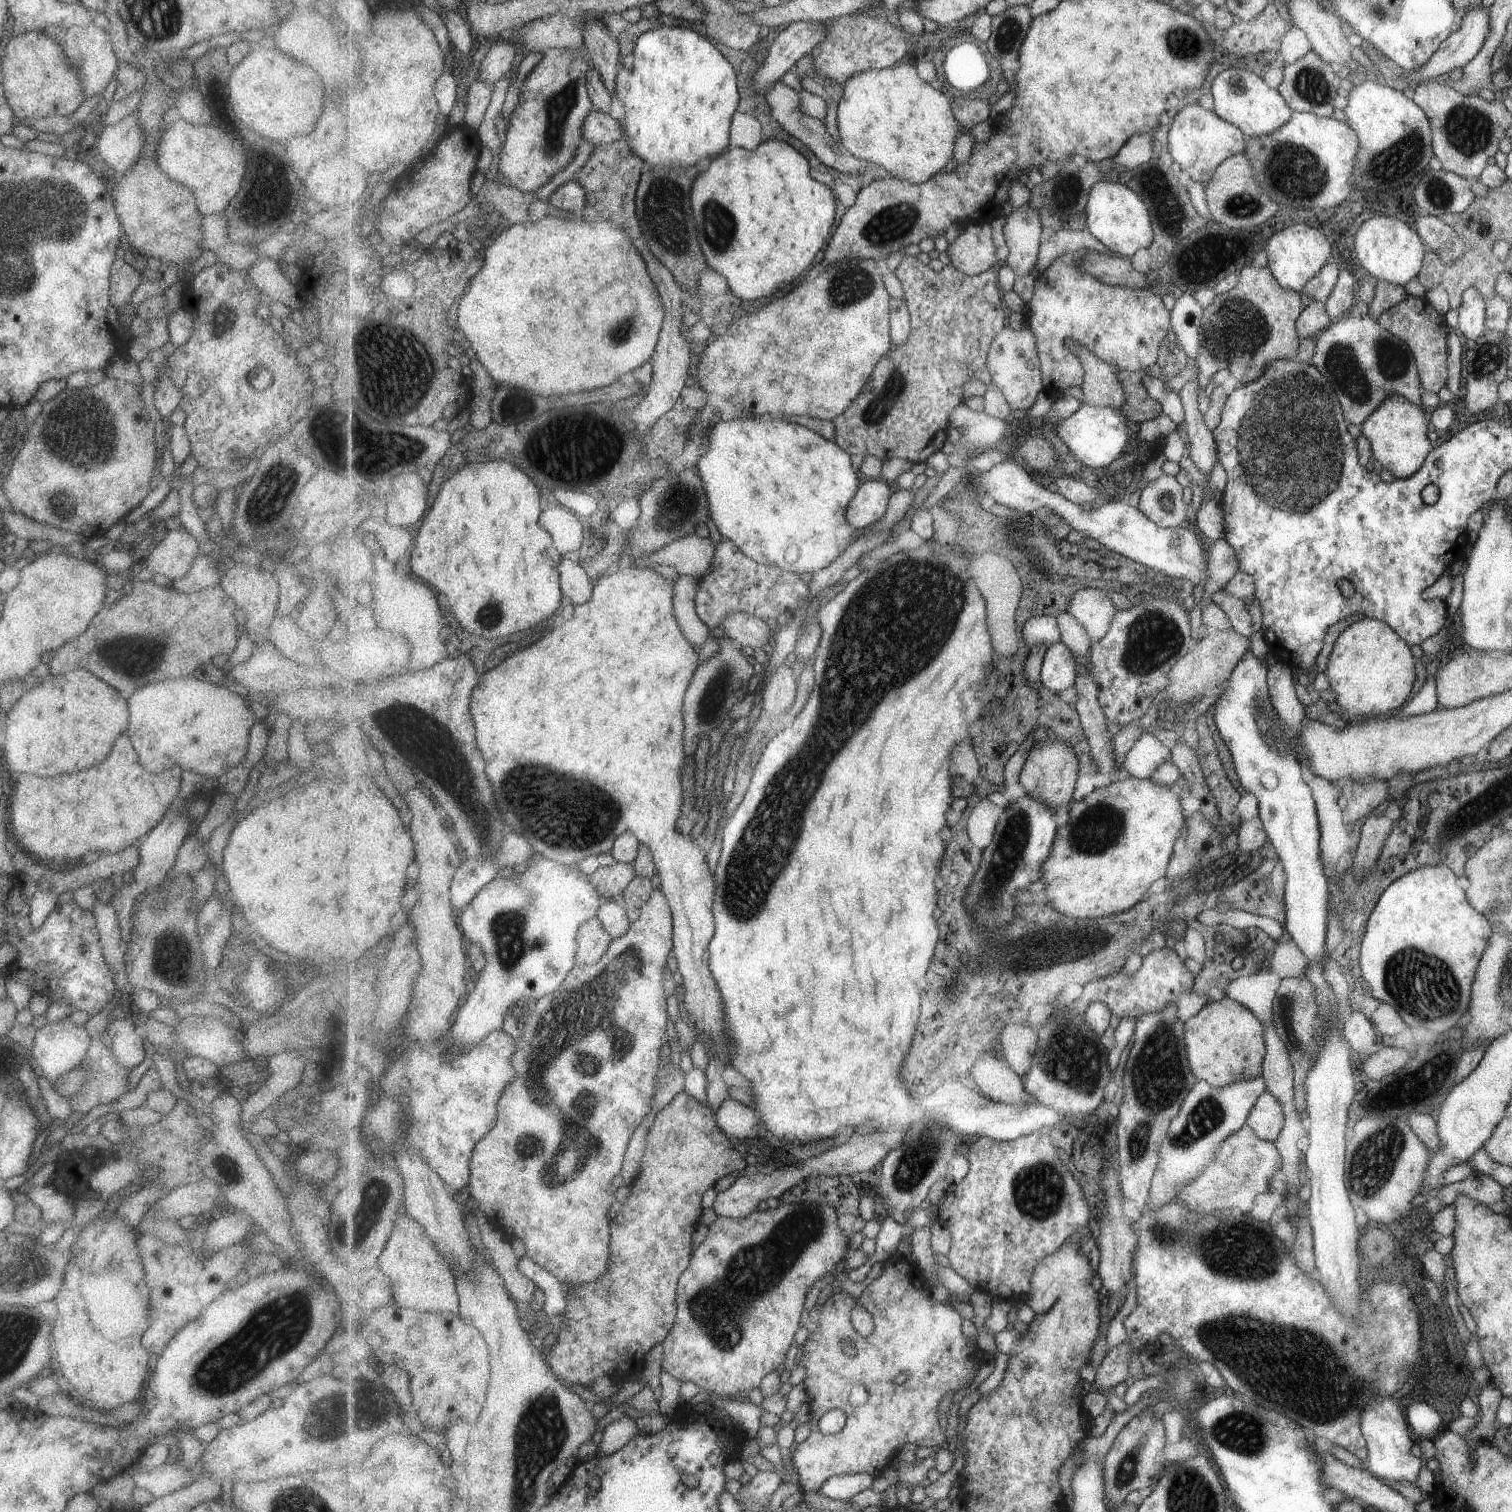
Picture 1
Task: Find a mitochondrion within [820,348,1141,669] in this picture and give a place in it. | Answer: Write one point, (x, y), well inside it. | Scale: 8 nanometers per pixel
(876, 411)

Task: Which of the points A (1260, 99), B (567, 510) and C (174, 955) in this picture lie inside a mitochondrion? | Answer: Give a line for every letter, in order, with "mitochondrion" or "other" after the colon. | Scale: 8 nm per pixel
A: other
B: other
C: mitochondrion

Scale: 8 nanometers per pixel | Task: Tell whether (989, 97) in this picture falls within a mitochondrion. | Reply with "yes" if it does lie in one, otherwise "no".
no

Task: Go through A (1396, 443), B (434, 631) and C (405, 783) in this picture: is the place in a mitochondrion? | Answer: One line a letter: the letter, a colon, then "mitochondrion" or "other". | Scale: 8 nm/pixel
A: other
B: other
C: other

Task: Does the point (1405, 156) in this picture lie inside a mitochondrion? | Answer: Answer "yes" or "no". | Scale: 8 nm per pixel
yes

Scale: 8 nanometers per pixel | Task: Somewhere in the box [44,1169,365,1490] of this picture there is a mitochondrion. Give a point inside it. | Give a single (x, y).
(233, 1365)

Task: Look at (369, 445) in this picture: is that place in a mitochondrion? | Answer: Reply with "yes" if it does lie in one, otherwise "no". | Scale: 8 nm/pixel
yes

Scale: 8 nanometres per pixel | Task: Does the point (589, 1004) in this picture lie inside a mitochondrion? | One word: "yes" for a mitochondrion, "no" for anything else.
yes

